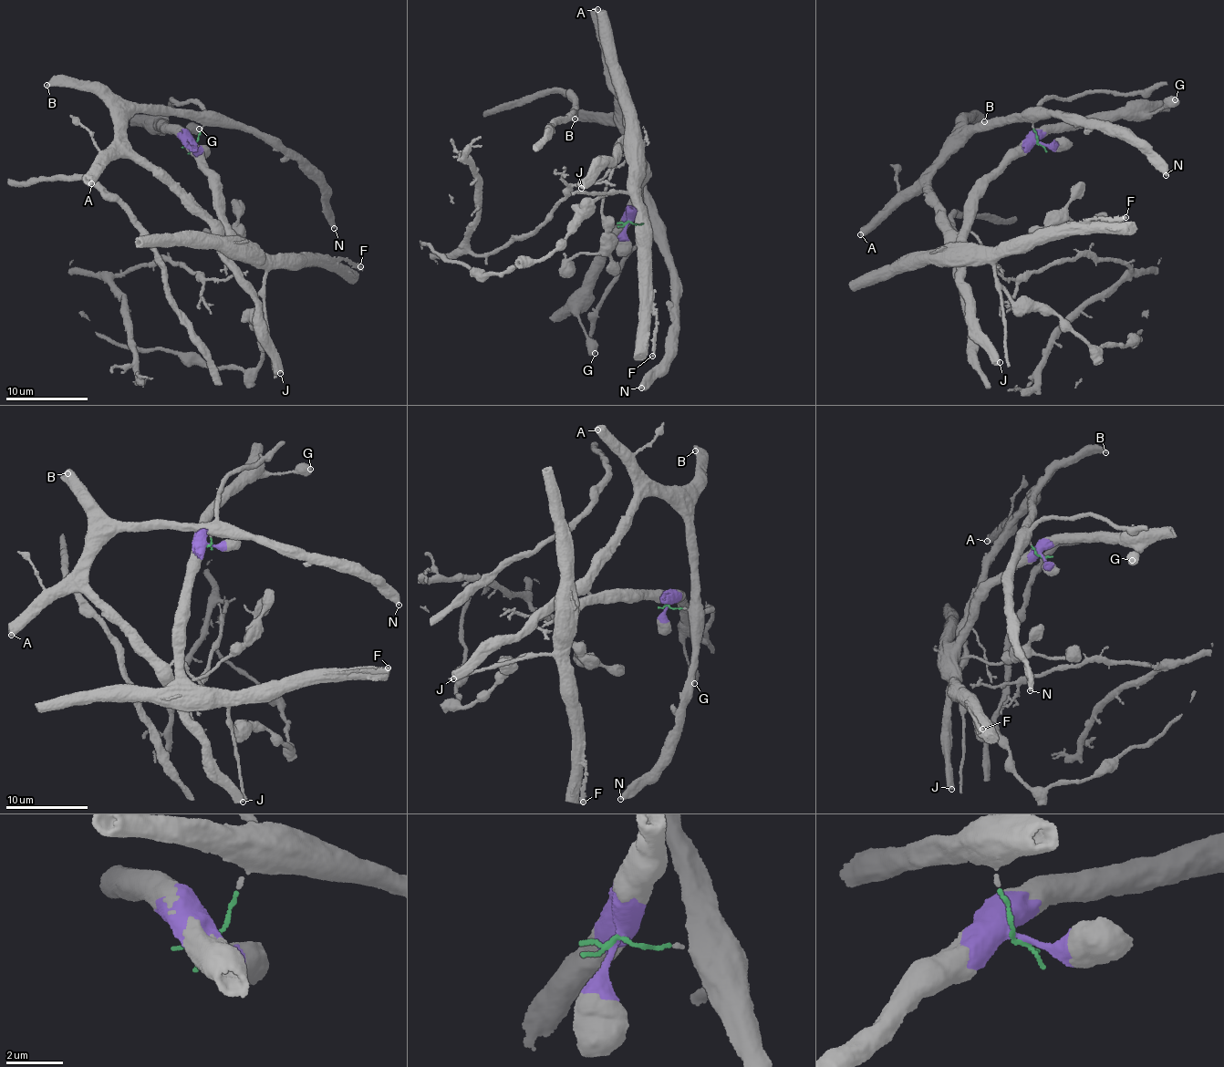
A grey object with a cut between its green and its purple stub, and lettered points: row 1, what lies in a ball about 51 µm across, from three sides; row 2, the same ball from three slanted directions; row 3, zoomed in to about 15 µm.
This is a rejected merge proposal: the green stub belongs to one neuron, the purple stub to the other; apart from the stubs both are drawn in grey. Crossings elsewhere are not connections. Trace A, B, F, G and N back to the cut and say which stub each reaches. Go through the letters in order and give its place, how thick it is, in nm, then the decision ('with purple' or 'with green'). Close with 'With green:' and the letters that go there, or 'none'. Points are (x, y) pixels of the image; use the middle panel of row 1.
A: at (597, 9); 500 nm thick; with green
B: at (575, 119); 440 nm thick; with green
F: at (652, 356); 240 nm thick; with purple
G: at (595, 353); 650 nm thick; with purple
N: at (641, 388); 440 nm thick; with green
With green: A, B, N

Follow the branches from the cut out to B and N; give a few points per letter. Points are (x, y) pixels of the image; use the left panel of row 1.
B: (191, 145), (198, 138), (202, 123), (146, 108), (132, 108), (100, 87), (72, 82), (46, 86)
N: (191, 145), (201, 128), (218, 126), (250, 130), (295, 154), (316, 177), (335, 227)

